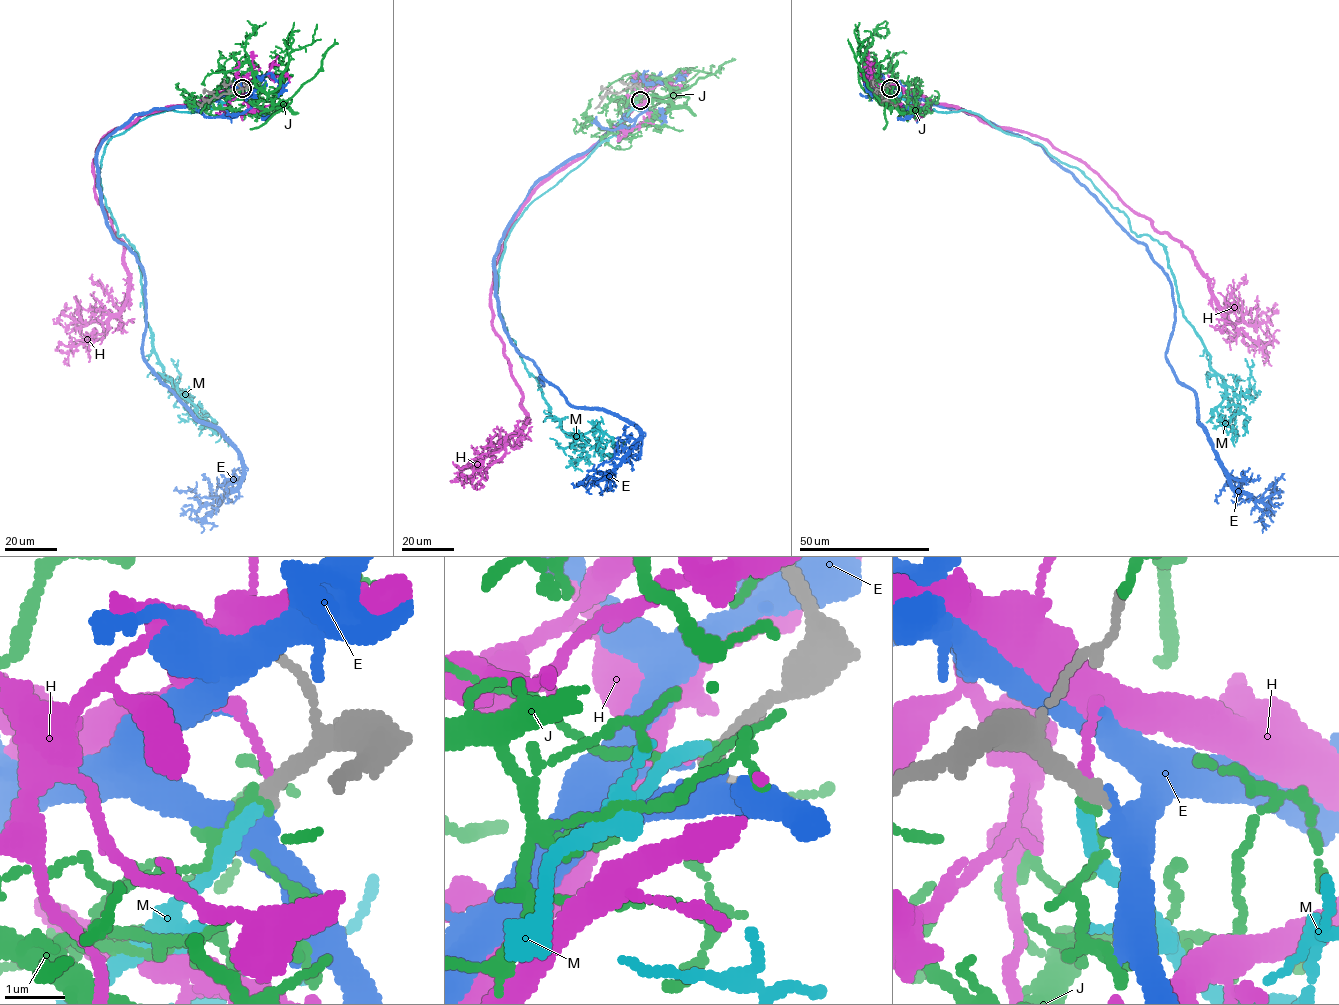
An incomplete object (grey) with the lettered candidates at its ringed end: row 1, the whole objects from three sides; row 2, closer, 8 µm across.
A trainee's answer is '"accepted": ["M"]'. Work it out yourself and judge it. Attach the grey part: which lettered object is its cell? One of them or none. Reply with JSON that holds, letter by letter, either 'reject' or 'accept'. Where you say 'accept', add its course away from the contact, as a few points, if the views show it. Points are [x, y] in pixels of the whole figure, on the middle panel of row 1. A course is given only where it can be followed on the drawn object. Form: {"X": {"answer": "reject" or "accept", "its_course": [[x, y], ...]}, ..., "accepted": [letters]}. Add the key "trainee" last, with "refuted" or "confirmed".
{"E": {"answer": "reject"}, "H": {"answer": "reject"}, "J": {"answer": "reject"}, "M": {"answer": "accept", "its_course": [[640, 101], [522, 215], [505, 242], [497, 294], [550, 416], [577, 436], [594, 427], [625, 445]]}, "accepted": ["M"], "trainee": "confirmed"}

